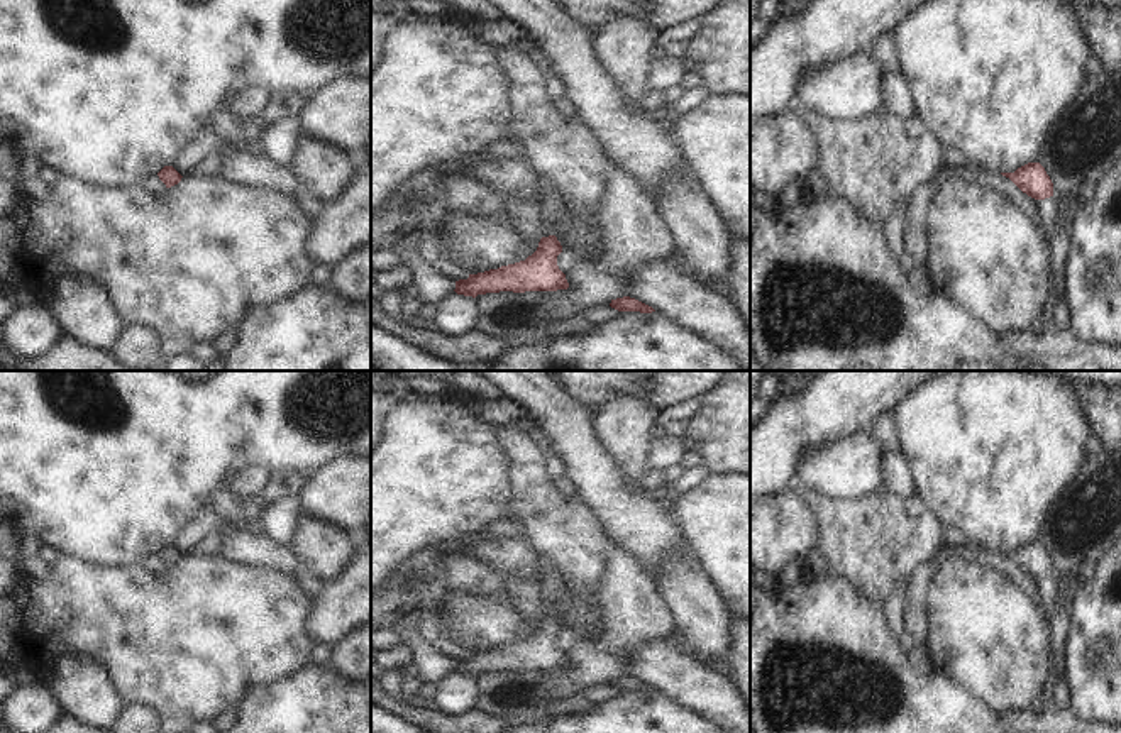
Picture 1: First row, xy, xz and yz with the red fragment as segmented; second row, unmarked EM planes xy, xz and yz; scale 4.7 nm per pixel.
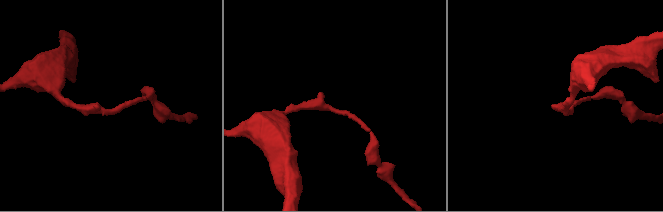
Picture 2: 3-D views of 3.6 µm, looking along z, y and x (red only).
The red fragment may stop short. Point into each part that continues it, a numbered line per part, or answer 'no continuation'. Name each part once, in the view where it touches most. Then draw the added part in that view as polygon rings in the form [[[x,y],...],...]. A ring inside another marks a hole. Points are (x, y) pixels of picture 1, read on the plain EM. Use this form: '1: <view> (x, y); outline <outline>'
no continuation

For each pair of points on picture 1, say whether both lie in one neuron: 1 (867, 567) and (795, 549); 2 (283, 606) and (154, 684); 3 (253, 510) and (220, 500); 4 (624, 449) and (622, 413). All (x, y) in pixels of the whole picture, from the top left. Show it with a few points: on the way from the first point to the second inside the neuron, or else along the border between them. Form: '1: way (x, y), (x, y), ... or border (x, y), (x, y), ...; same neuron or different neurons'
1: border (806, 505), (815, 520), (818, 544); different neurons
2: way (251, 623), (248, 627), (209, 630), (187, 652); same neuron
3: way (244, 510), (229, 508); same neuron
4: way (624, 440), (624, 422); same neuron

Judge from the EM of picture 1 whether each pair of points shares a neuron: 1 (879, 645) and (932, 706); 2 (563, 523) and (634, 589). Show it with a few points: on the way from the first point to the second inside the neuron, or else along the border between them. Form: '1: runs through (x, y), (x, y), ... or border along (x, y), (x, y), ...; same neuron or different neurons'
1: runs through (888, 661), (916, 691); same neuron
2: border along (610, 544), (595, 595); different neurons

